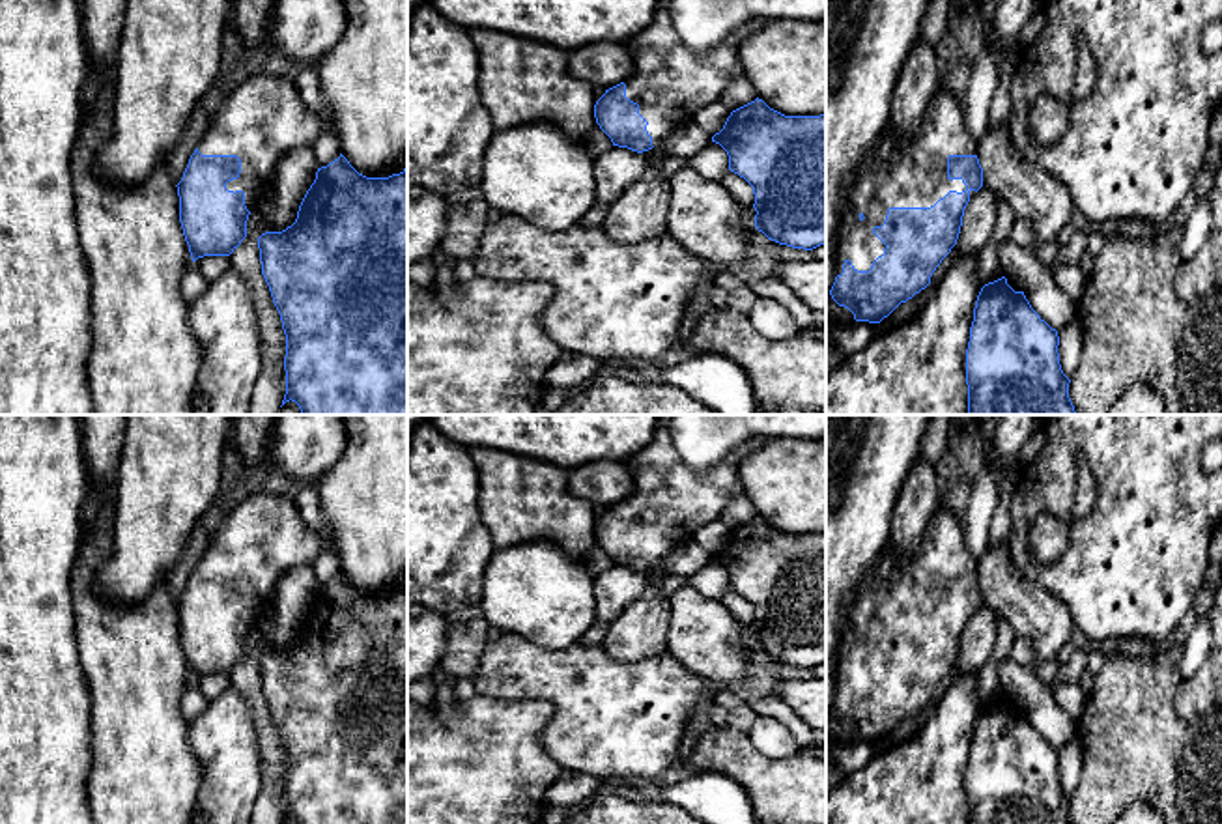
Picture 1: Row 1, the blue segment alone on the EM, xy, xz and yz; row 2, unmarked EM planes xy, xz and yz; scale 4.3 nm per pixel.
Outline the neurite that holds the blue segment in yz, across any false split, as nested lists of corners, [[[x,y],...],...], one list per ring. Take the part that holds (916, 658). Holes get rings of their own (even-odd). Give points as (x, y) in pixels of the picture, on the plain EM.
[[[938,506],[912,557],[899,557],[888,542],[860,585],[843,626],[837,695],[826,712],[826,747],[856,740],[880,742],[901,721],[925,708],[957,663],[964,628],[981,605],[977,559],[966,546],[962,519],[951,508]]]

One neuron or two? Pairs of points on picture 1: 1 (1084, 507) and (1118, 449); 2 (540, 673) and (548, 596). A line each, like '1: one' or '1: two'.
1: two
2: two

